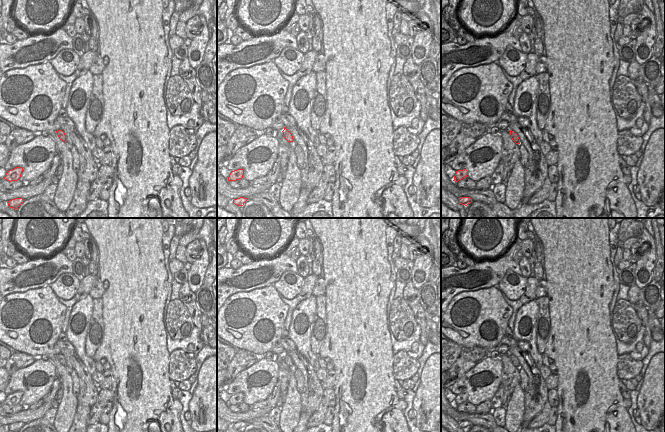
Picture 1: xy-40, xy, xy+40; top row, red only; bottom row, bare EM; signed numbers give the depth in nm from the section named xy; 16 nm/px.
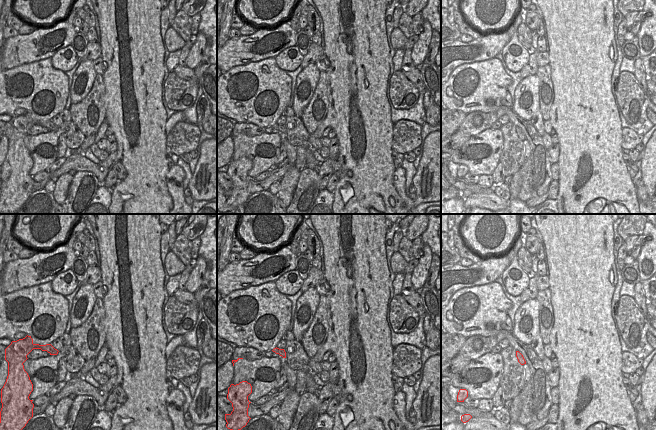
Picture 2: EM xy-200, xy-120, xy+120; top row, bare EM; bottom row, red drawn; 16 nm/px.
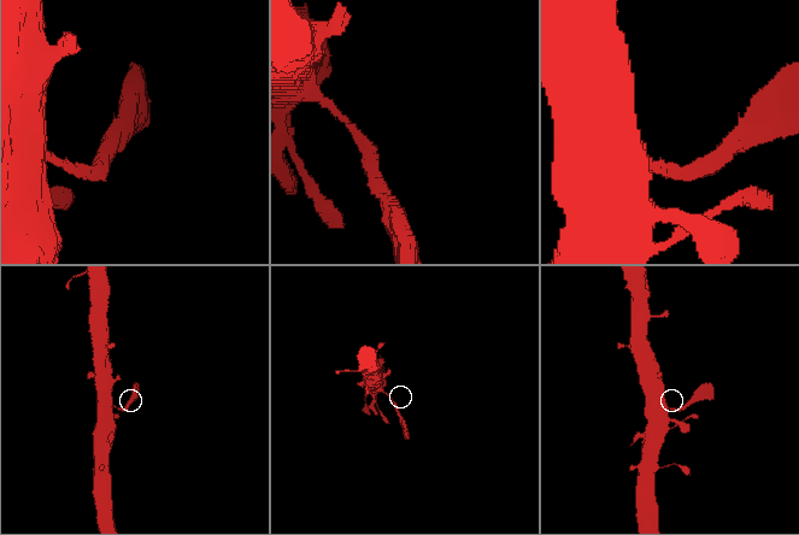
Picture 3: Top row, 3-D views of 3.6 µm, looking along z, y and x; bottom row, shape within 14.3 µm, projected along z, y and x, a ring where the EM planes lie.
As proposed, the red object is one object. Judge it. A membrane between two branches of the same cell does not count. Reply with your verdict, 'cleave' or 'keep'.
keep

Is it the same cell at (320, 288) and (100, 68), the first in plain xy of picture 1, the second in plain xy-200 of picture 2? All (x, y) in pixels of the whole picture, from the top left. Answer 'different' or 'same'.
same

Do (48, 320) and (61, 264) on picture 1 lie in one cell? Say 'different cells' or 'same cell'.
different cells

